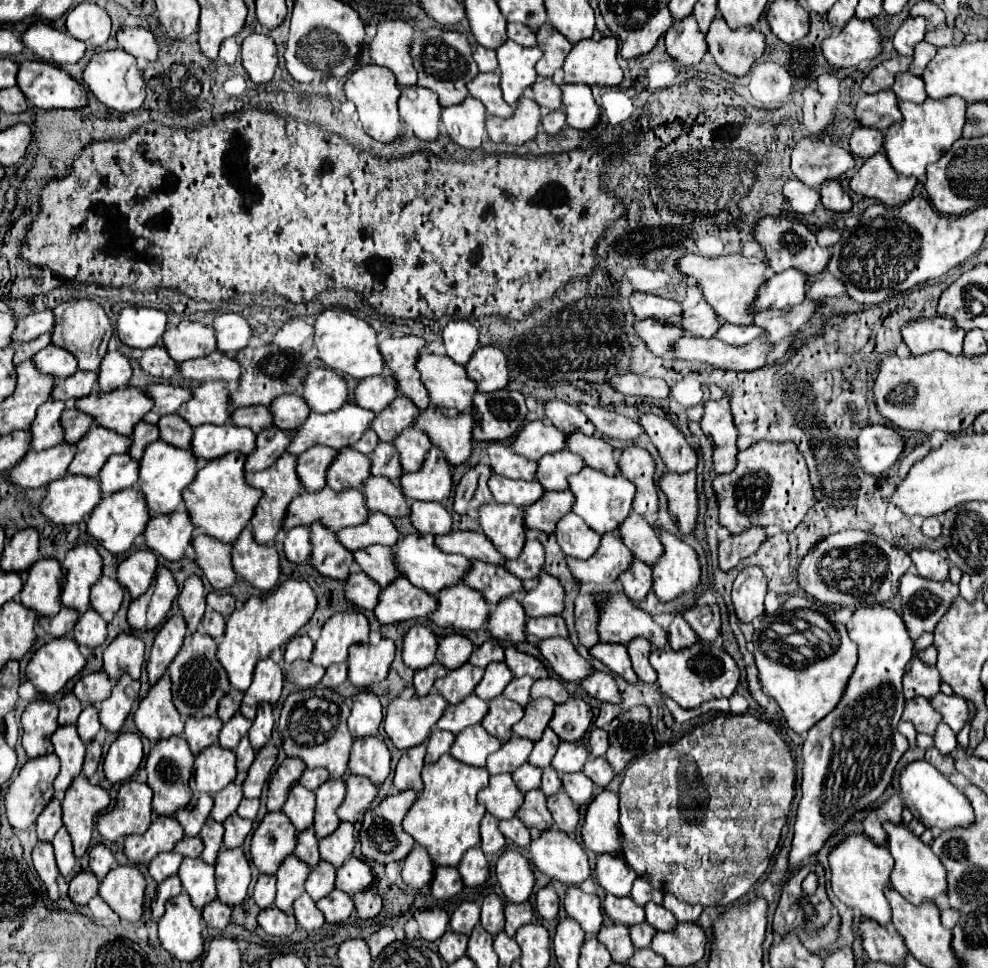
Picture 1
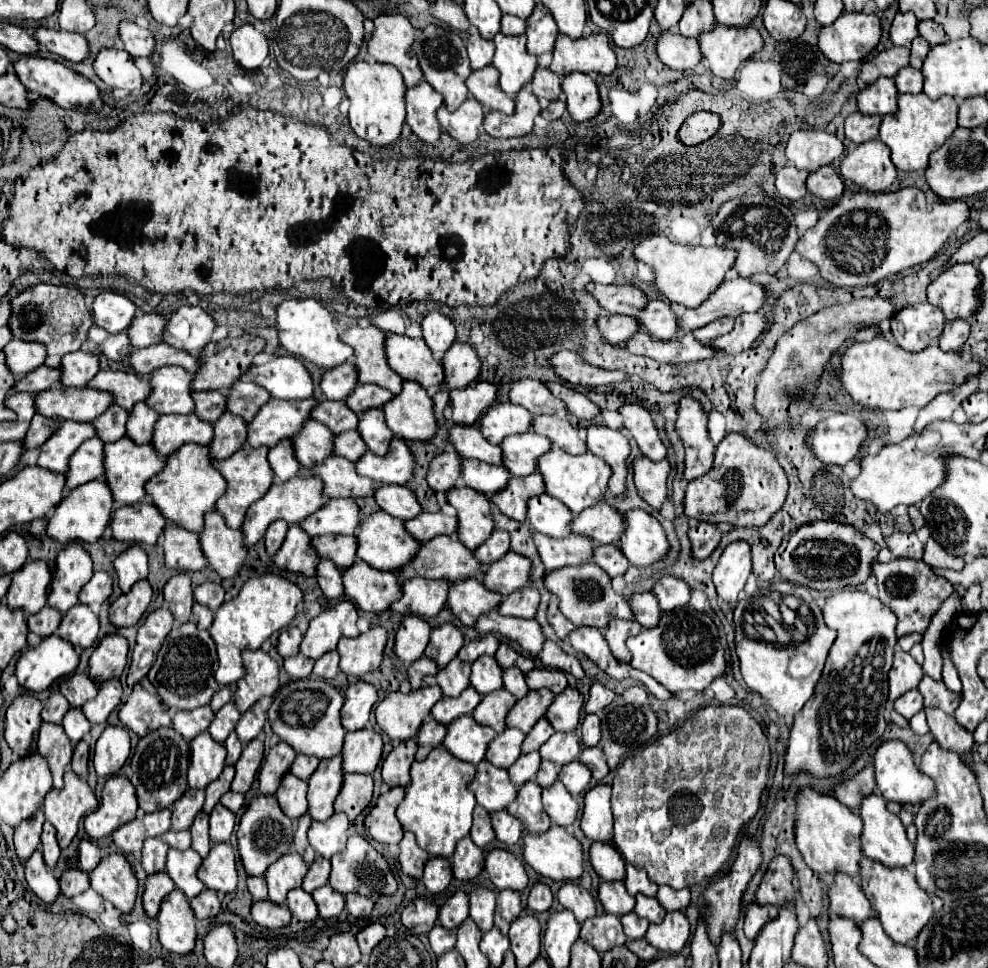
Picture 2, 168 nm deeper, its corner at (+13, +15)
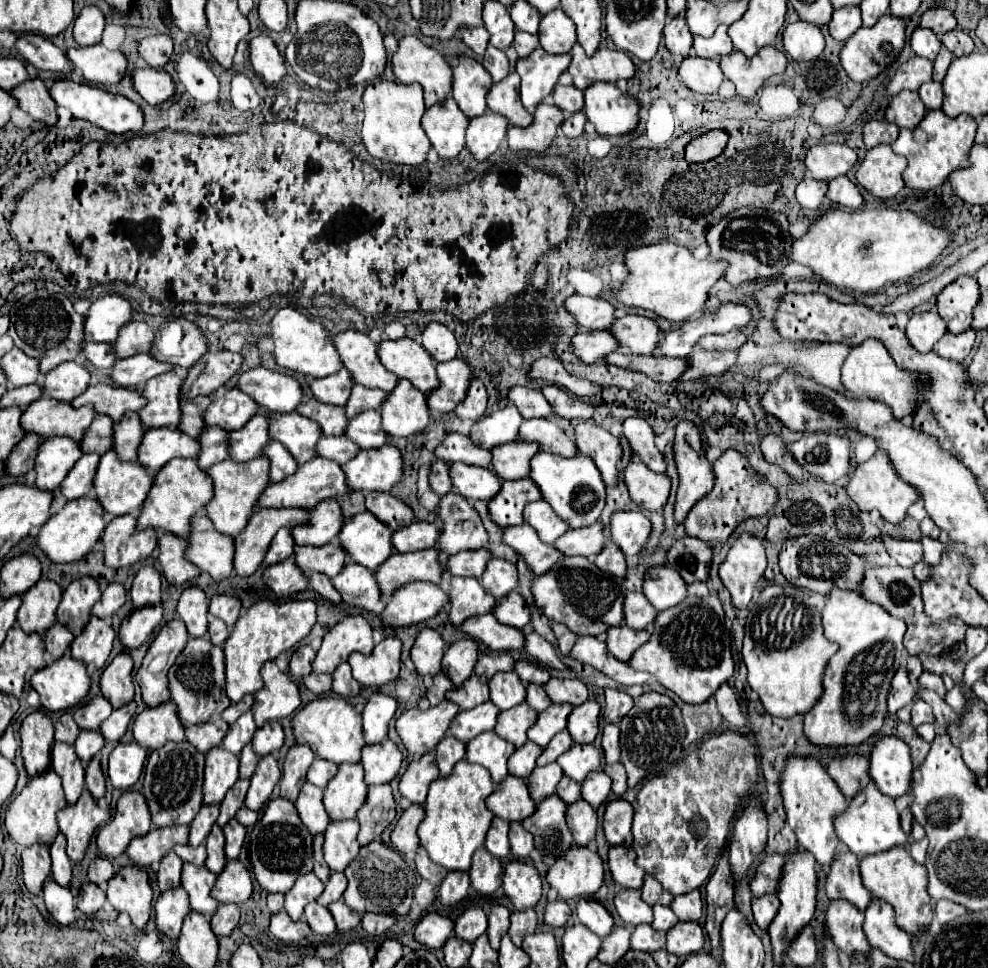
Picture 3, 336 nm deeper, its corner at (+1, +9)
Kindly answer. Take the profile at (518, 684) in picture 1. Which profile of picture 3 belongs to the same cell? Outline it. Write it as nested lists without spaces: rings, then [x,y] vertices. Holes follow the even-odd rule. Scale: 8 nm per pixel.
[[[535,684],[527,686],[527,698],[525,700],[535,712],[543,712],[547,706],[551,706],[551,700],[547,698],[543,686],[535,686]]]

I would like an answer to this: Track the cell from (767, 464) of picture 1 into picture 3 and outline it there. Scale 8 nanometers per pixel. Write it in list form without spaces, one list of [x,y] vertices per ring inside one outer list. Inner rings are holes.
[[[735,450],[723,452],[713,462],[713,474],[715,474],[715,486],[709,494],[705,494],[693,510],[687,514],[683,528],[685,534],[691,538],[701,538],[703,542],[727,542],[733,528],[743,522],[745,518],[759,518],[765,516],[777,502],[775,488],[769,486],[769,482],[751,470],[745,456],[741,456]]]

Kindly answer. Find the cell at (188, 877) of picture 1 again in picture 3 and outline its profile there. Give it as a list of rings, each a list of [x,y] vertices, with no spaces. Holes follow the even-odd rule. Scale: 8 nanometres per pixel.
[[[183,864],[183,876],[181,876],[181,886],[187,890],[189,900],[191,900],[191,910],[213,916],[217,910],[217,900],[209,896],[213,884],[215,884],[215,874],[211,874],[205,866],[195,866],[195,864]]]

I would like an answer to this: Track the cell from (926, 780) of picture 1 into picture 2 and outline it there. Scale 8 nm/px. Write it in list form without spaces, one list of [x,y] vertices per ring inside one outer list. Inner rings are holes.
[[[887,740],[877,748],[875,780],[881,796],[899,804],[921,804],[923,800],[931,800],[931,796],[935,796],[935,782],[931,782],[931,776],[919,772],[919,766],[913,760],[913,752],[899,740]]]

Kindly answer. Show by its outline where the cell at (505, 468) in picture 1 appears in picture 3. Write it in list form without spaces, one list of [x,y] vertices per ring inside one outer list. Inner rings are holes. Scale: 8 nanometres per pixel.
[[[457,432],[449,434],[435,448],[435,456],[445,460],[447,464],[465,462],[465,464],[473,464],[473,466],[491,468],[491,452],[475,446],[469,436],[463,436],[463,434],[457,434]]]

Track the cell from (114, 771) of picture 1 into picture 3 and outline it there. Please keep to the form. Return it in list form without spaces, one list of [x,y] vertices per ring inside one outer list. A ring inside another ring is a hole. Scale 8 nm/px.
[[[117,744],[109,756],[109,778],[113,788],[129,790],[141,776],[147,750],[139,744]]]

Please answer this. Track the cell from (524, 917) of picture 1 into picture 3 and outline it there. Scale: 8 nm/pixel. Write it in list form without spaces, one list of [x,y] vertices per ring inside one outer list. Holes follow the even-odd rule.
[[[527,908],[523,912],[513,910],[511,914],[511,928],[509,928],[509,936],[515,942],[515,946],[521,946],[523,938],[533,934],[537,928],[537,914],[533,908]]]

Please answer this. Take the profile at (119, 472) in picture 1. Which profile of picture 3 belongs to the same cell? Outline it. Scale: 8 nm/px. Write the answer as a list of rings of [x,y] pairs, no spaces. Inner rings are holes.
[[[83,454],[75,466],[67,472],[65,480],[61,482],[59,490],[67,500],[83,498],[89,496],[93,490],[93,476],[95,476],[95,466],[99,464],[99,454]]]

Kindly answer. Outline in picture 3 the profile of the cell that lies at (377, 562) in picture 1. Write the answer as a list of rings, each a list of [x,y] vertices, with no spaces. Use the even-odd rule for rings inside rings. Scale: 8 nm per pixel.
[[[337,542],[325,546],[295,546],[295,564],[299,570],[321,572],[329,578],[335,578],[345,564],[345,552]]]

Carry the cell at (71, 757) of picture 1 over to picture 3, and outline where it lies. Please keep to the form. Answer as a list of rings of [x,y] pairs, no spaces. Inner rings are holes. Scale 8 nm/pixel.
[[[55,742],[51,752],[51,768],[63,778],[63,790],[69,804],[75,804],[85,788],[85,770],[73,746]]]

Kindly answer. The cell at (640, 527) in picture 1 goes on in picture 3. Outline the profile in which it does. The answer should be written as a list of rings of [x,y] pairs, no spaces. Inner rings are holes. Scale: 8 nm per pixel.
[[[595,522],[593,526],[567,530],[553,546],[565,554],[565,556],[597,556],[607,542],[607,536],[603,534],[603,524]]]

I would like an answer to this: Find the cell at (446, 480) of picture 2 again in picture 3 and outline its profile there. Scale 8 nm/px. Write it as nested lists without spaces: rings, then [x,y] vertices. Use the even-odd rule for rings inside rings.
[[[437,460],[431,464],[431,474],[429,474],[429,486],[435,494],[443,496],[451,492],[451,478],[449,478],[449,464],[443,460]]]

